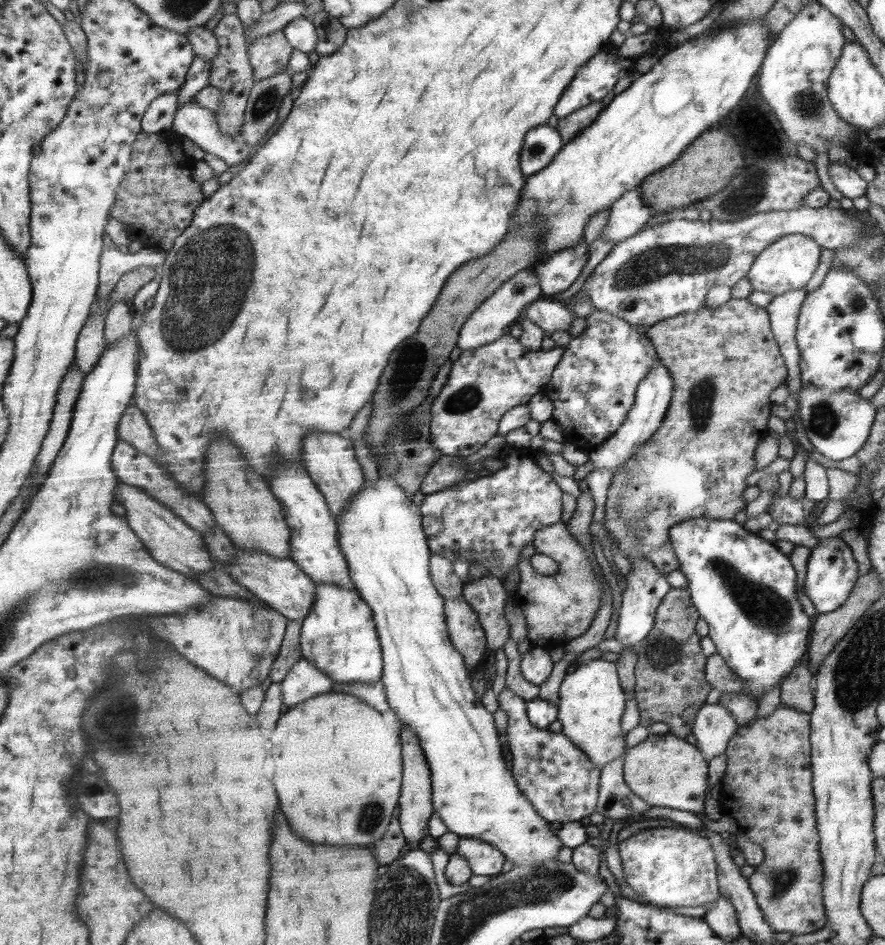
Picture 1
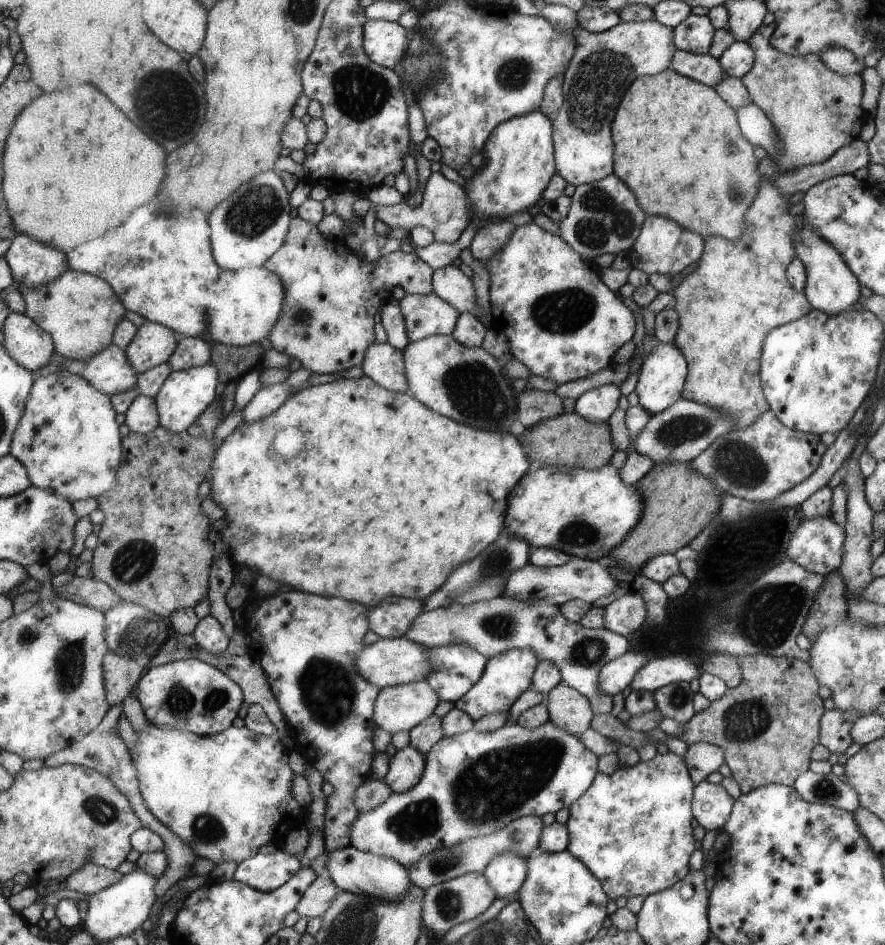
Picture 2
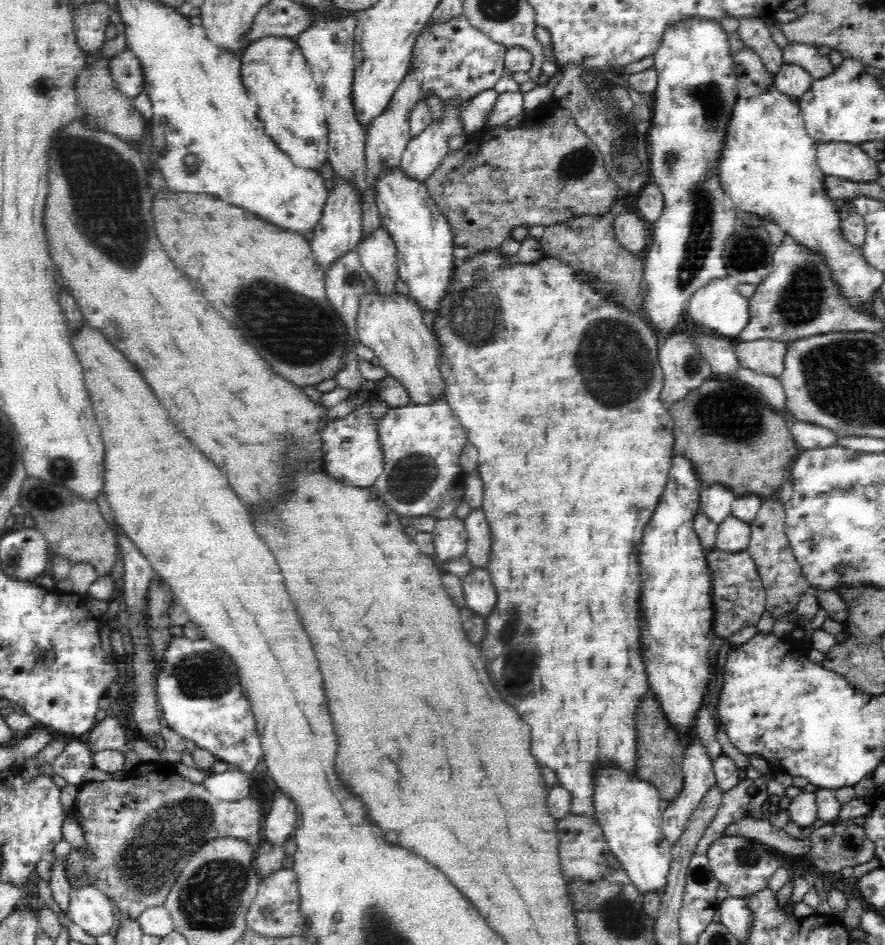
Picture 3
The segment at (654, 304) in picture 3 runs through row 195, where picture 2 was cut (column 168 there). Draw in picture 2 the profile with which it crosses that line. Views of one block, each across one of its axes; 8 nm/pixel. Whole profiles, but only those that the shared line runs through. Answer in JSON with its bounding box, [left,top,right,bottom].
[133,658,243,736]

